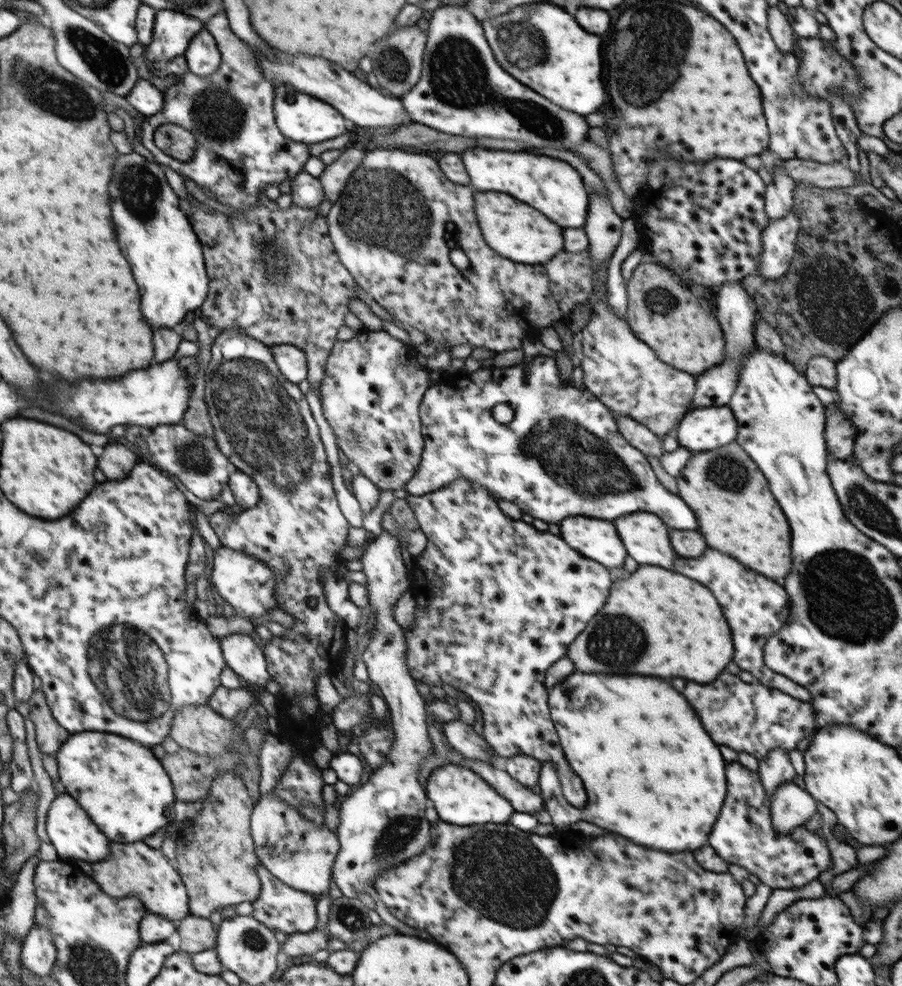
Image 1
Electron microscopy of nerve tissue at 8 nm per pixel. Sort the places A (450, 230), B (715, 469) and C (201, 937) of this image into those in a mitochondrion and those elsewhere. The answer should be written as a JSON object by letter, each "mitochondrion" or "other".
{"A":"mitochondrion","B":"mitochondrion","C":"other"}

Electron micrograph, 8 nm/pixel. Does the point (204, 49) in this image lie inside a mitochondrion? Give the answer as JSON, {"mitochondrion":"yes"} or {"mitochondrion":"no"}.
{"mitochondrion":"no"}

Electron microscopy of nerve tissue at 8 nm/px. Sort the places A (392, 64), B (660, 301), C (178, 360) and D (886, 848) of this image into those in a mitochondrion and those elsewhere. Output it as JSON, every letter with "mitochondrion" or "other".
{"A":"mitochondrion","B":"mitochondrion","C":"other","D":"other"}

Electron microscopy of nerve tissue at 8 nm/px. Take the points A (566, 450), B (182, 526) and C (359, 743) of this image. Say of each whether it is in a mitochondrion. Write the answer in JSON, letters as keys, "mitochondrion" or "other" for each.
{"A":"mitochondrion","B":"other","C":"other"}

